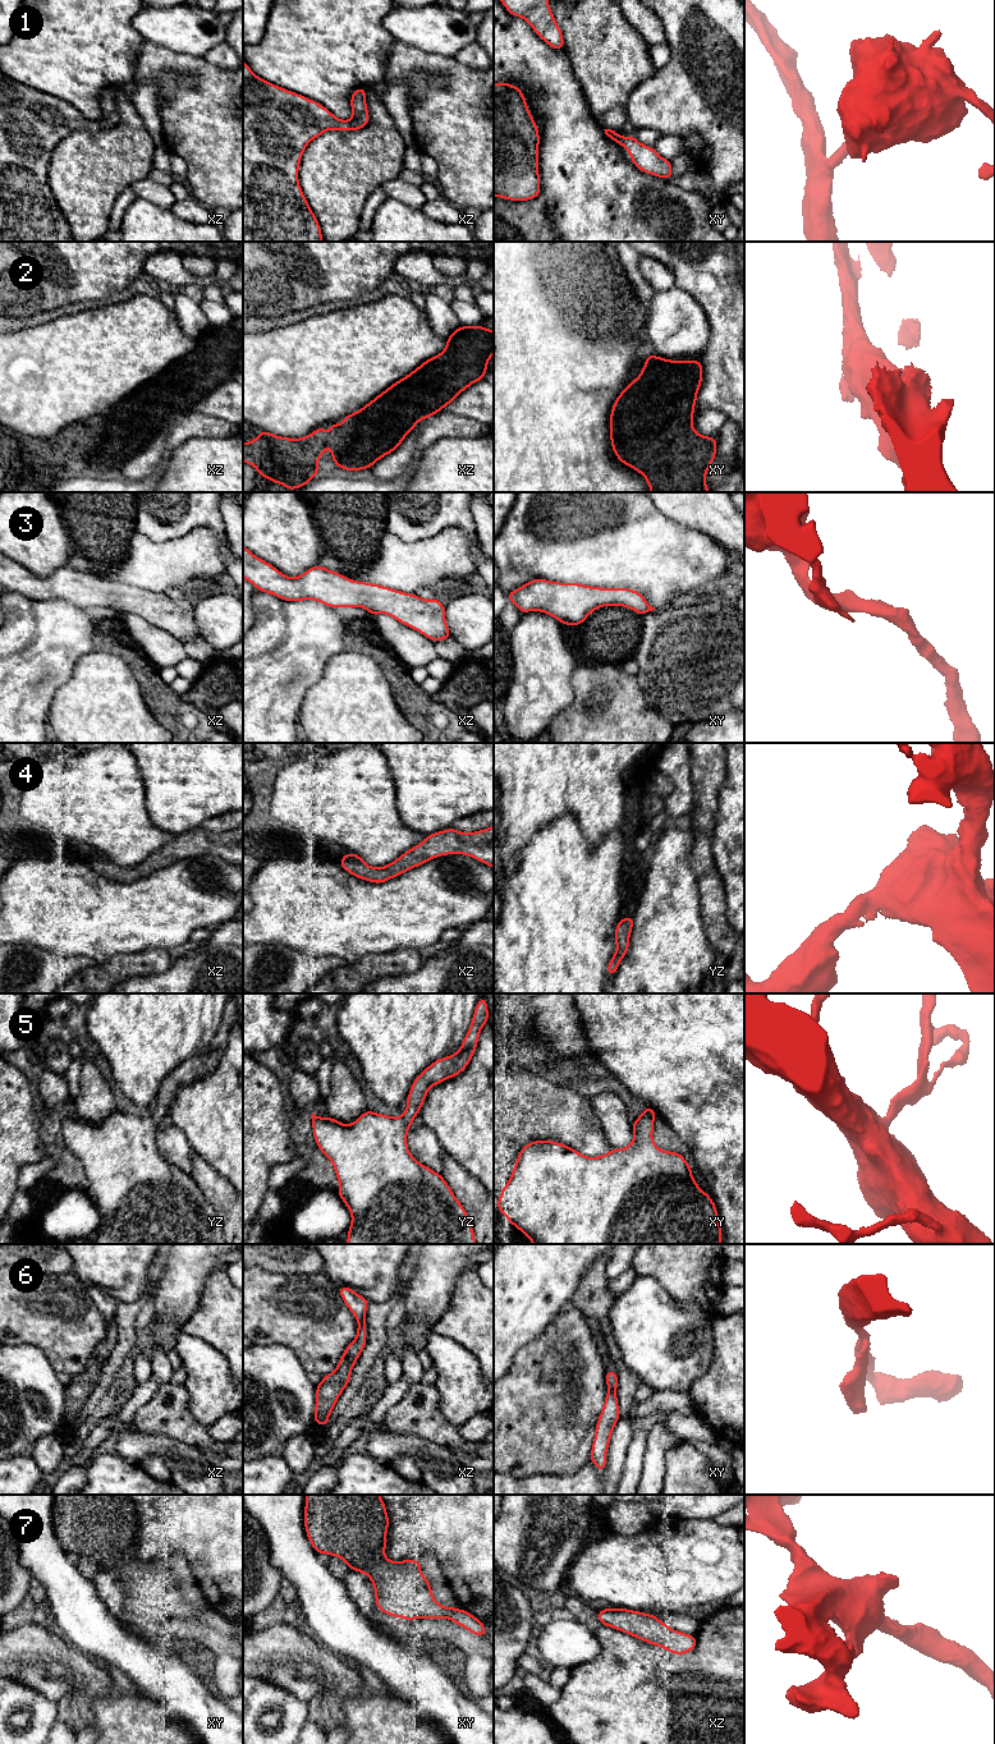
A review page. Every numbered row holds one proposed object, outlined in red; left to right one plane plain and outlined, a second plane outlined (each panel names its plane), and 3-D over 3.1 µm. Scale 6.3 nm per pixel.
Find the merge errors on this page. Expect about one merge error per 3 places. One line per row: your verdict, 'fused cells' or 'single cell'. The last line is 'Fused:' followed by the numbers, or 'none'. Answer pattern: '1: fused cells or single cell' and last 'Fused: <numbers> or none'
1: single cell
2: single cell
3: single cell
4: single cell
5: single cell
6: fused cells
7: single cell
Fused: 6

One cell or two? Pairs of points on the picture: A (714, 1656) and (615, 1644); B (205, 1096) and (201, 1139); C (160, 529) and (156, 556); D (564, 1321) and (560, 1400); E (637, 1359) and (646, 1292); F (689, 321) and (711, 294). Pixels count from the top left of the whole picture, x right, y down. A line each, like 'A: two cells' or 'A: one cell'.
A: one cell
B: one cell
C: two cells
D: one cell
E: one cell
F: two cells

